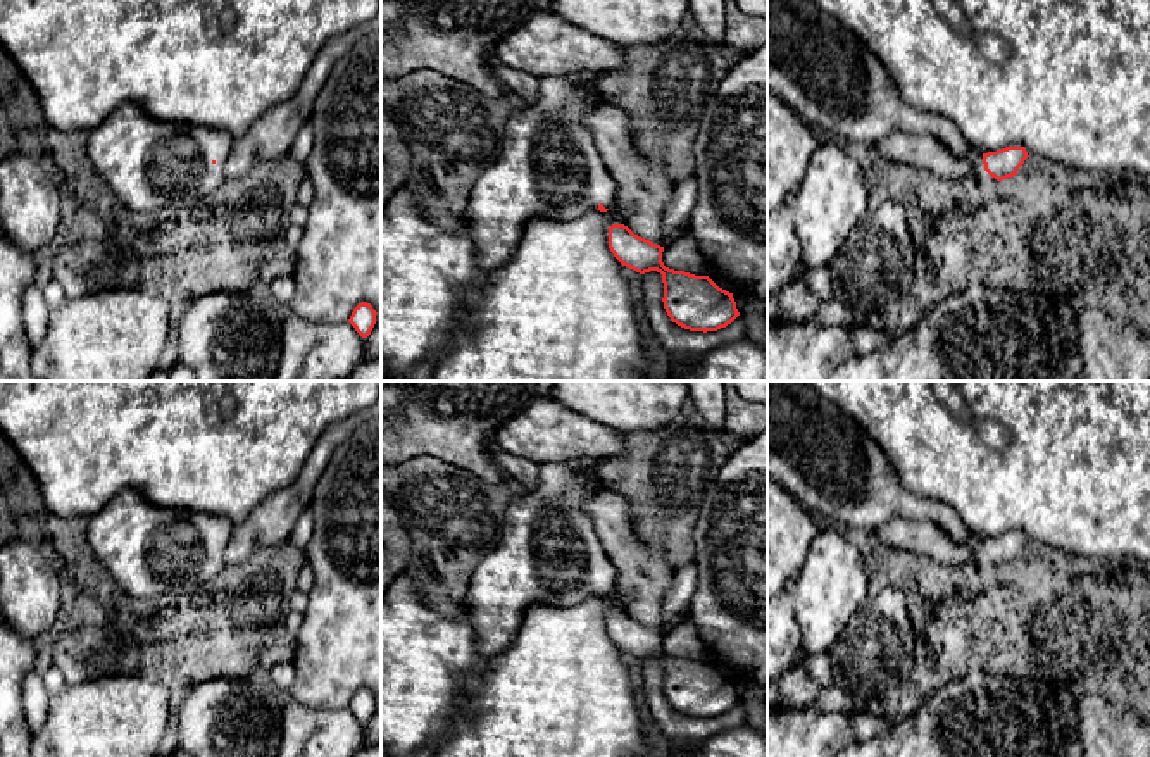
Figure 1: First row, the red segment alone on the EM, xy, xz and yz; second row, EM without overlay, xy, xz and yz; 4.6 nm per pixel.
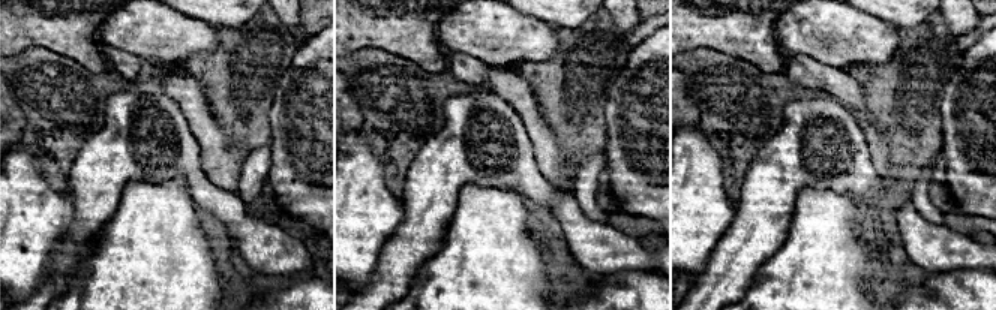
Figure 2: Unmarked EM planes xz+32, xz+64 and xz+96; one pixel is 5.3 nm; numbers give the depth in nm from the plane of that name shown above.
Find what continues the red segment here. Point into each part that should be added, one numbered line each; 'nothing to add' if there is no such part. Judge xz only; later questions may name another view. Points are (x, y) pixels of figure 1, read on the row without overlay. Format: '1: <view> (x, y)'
1: xz (549, 554)

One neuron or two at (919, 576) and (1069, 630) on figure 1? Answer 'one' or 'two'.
one

